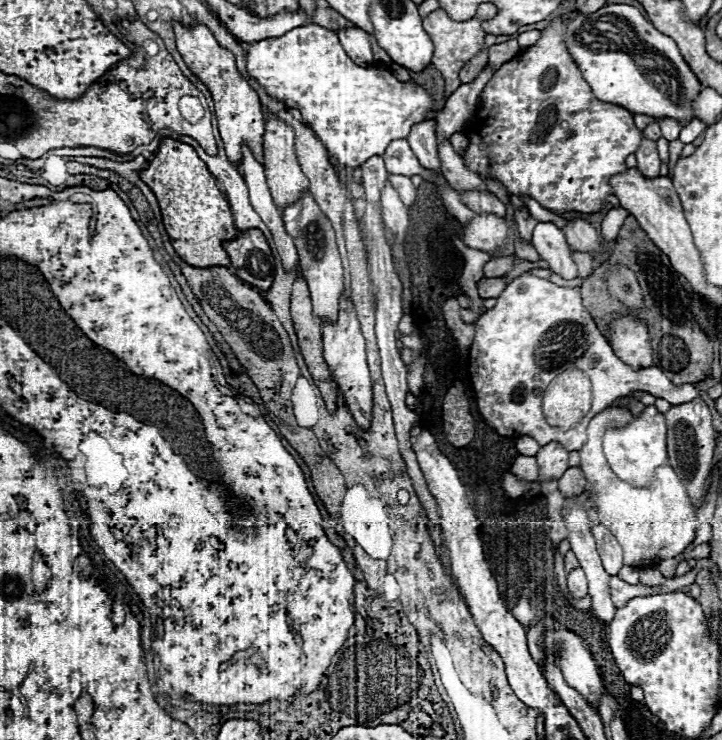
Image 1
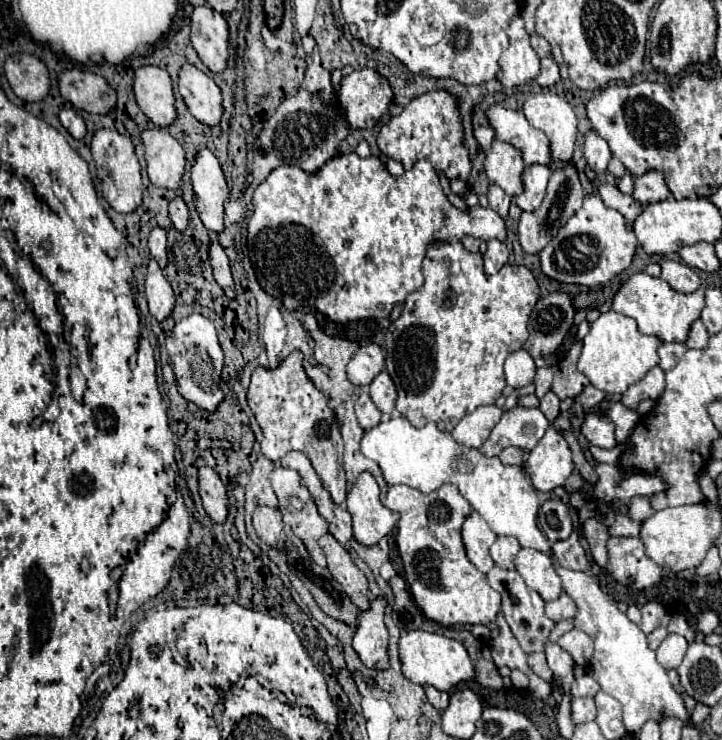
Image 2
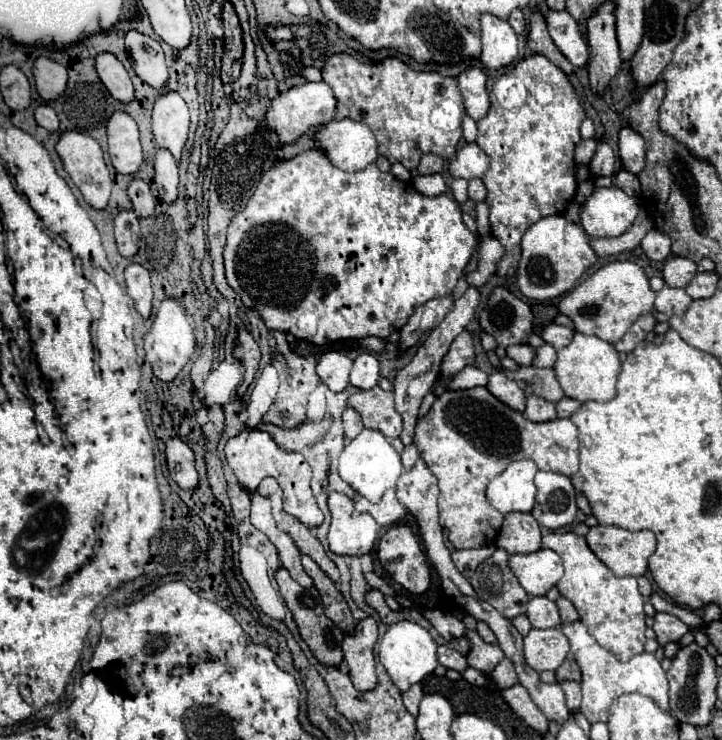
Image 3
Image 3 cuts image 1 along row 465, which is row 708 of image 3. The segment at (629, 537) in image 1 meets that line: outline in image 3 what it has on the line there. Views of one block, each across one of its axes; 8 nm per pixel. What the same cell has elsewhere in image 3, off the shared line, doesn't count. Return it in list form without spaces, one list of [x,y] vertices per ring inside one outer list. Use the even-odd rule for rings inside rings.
[[[570,622],[570,624],[564,624],[560,628],[566,634],[566,638],[570,640],[574,660],[578,662],[580,672],[582,672],[582,682],[580,682],[582,684],[582,708],[580,708],[580,712],[586,716],[586,720],[590,724],[606,722],[608,720],[608,708],[610,708],[614,696],[622,696],[622,694],[630,694],[630,692],[650,696],[664,710],[668,710],[668,680],[666,680],[666,674],[664,674],[660,662],[654,658],[654,654],[642,652],[628,662],[620,662],[620,660],[616,660],[614,654],[604,650],[588,634],[588,630],[584,628],[582,622]]]

